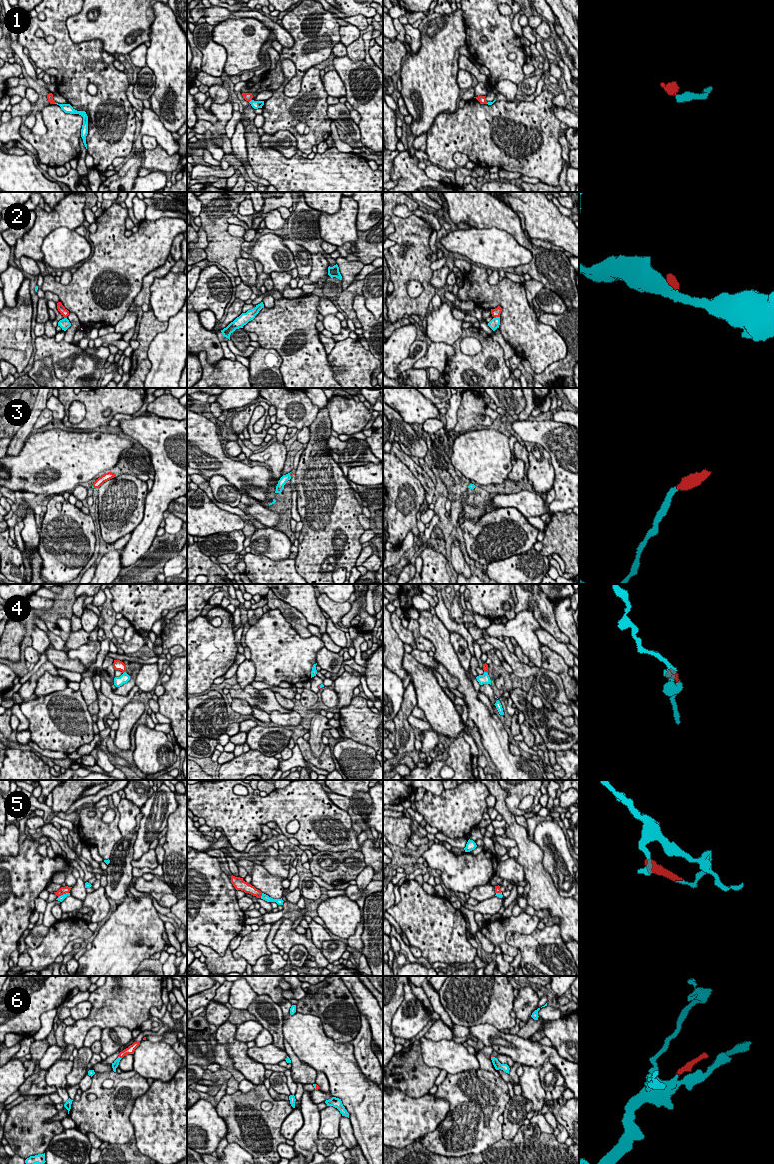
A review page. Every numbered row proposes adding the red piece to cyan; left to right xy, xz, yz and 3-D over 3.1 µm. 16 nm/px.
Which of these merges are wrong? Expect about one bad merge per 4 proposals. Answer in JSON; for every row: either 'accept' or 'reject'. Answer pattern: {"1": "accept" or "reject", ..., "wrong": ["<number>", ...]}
{"1": "accept", "2": "accept", "3": "accept", "4": "accept", "5": "reject", "6": "accept", "wrong": ["5"]}

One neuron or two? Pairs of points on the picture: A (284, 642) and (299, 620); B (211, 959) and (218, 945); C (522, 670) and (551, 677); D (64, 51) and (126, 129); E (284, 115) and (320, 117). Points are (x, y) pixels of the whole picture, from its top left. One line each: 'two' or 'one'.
A: two
B: two
C: one
D: one
E: one

